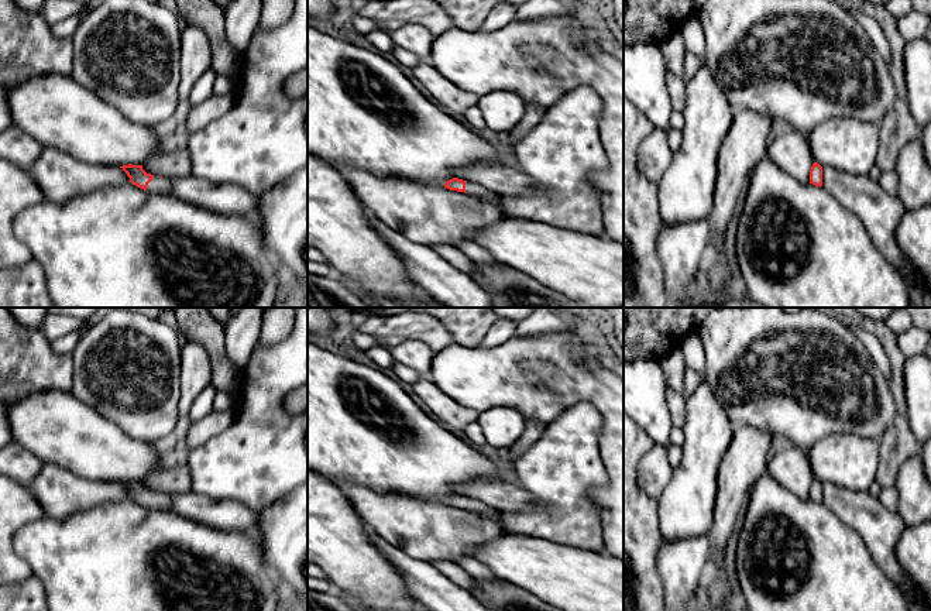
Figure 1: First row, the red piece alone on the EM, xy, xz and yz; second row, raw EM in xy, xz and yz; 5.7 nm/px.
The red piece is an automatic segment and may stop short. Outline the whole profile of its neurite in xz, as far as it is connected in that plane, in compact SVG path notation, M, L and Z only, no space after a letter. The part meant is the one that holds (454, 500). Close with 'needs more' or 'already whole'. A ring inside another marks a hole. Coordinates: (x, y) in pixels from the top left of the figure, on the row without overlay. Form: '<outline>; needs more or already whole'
M453 494L450 497L447 497L444 500L444 504L450 505L450 507L457 507L457 508L464 508L464 509L468 509L468 511L475 511L475 512L480 512L480 514L484 514L484 515L488 515L488 516L495 516L497 521L499 522L501 528L502 528L502 532L505 533L511 533L508 532L504 525L502 525L502 521L501 521L501 512L497 512L494 508L477 501L477 500L473 500L473 498L467 498L467 497L463 497L463 495L458 495L458 494Z; needs more

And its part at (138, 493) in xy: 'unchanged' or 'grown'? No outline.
grown

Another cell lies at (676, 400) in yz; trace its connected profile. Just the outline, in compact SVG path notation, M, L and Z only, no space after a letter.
M667 387L666 399L669 402L673 426L683 428L686 422L686 397L683 392Z

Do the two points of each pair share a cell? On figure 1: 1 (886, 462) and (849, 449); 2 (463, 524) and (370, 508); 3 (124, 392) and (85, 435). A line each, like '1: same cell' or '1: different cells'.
1: different cells
2: same cell
3: different cells

